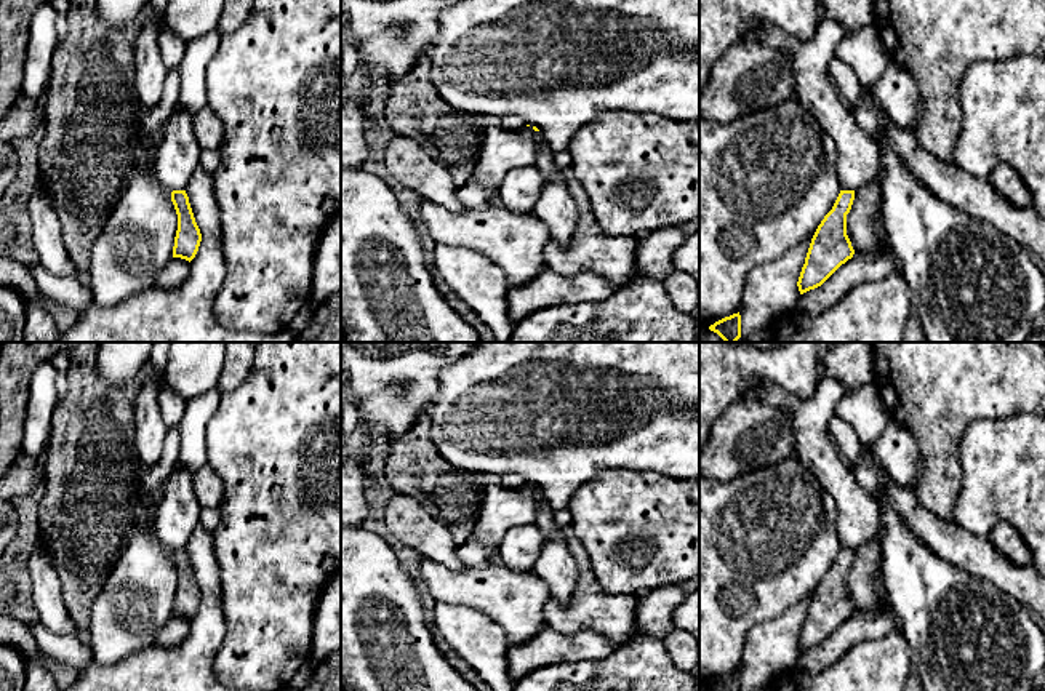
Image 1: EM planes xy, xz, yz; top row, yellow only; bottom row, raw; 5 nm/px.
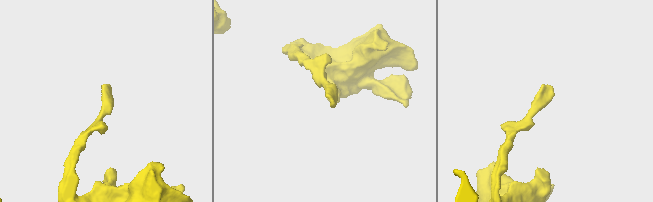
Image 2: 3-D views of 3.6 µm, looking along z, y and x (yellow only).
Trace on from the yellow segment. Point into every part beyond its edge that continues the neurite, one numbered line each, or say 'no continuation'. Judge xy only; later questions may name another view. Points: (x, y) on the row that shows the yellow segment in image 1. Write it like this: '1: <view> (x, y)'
no continuation

